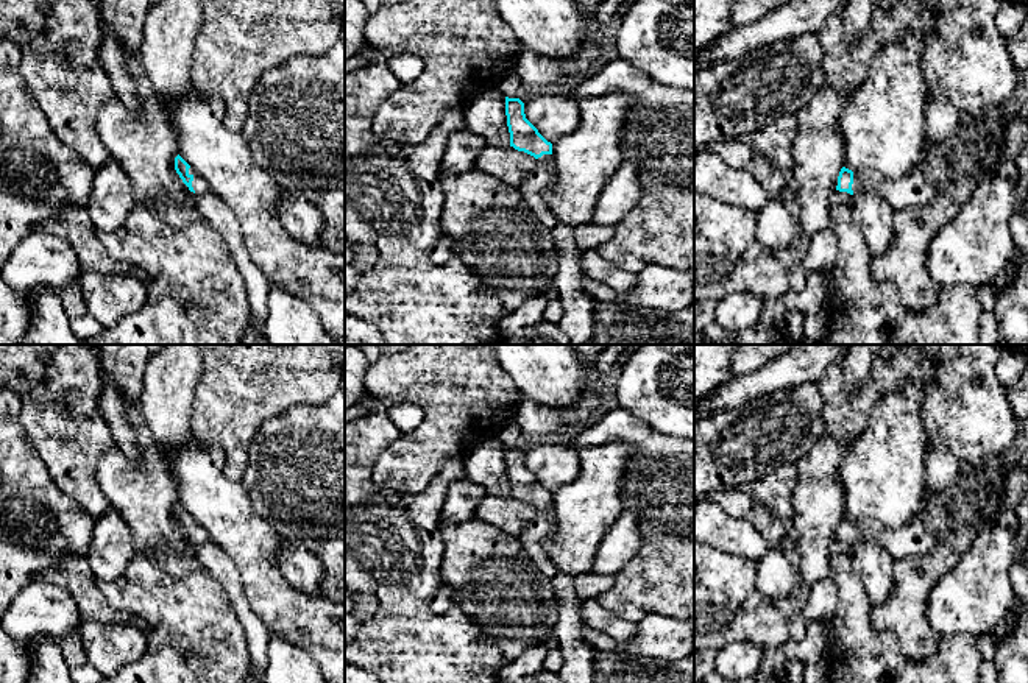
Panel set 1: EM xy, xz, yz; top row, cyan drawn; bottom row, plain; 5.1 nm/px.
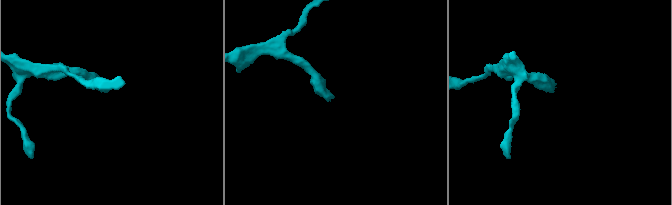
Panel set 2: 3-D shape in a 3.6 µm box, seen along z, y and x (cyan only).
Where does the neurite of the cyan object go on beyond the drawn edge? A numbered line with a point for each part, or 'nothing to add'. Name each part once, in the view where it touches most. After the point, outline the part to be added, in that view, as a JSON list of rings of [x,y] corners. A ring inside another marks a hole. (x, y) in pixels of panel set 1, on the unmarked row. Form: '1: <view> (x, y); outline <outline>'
1: xy (200, 535); outline [[[192,516],[189,518],[189,524],[193,526],[192,536],[195,544],[203,544],[209,540],[209,533],[201,526],[198,526]]]

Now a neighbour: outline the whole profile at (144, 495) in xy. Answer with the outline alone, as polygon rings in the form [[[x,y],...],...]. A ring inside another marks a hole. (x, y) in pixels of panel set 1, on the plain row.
[[[126,399],[125,415],[140,443],[140,462],[134,465],[114,443],[97,462],[97,483],[126,522],[134,550],[156,552],[161,566],[175,579],[183,579],[203,566],[197,558],[197,544],[175,519],[176,483],[139,404]]]

